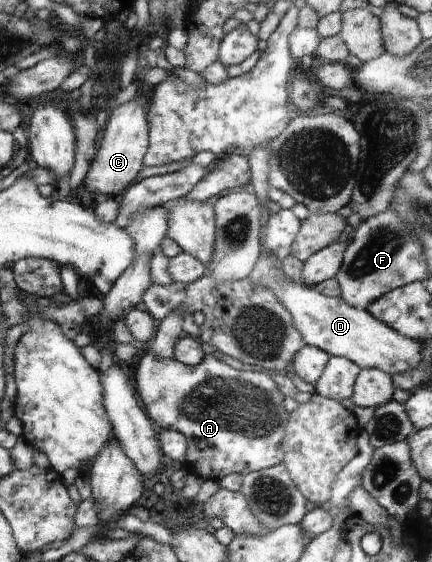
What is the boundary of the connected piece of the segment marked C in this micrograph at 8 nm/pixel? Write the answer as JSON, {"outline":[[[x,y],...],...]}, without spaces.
{"outline":[[[143,94],[135,96],[120,106],[115,106],[112,114],[106,117],[105,132],[101,140],[101,148],[90,165],[89,173],[86,175],[83,191],[93,194],[104,194],[121,198],[135,176],[144,167],[143,158],[149,145],[149,130],[147,121],[146,101]]]}

